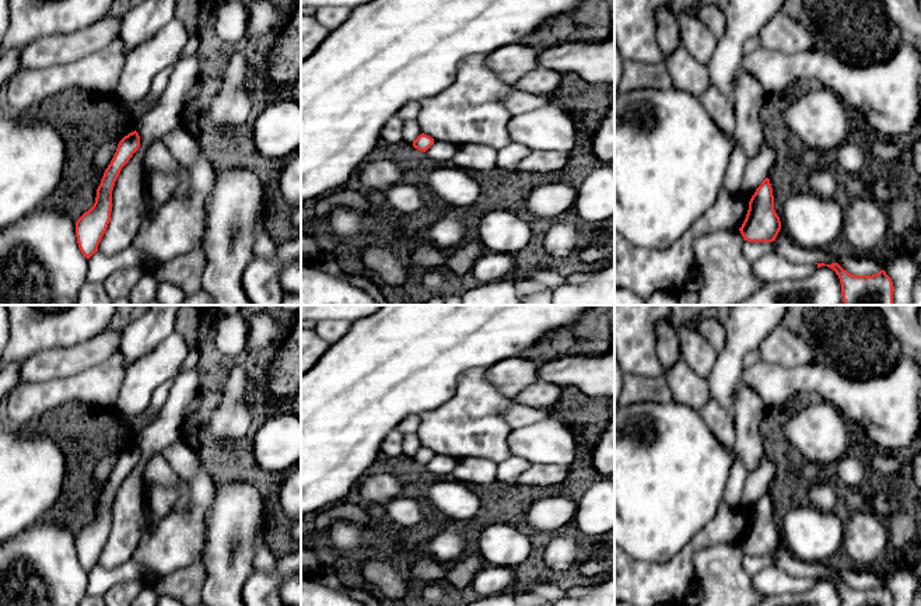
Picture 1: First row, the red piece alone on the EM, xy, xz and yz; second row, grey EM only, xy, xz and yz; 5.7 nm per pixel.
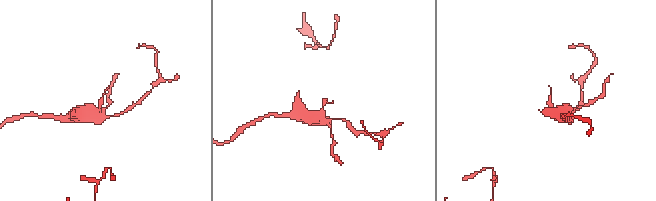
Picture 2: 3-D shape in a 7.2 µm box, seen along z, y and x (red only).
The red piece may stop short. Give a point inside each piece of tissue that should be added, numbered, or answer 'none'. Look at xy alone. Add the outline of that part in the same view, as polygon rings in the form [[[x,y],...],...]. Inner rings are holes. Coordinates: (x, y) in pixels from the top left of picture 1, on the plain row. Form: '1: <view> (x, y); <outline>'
none

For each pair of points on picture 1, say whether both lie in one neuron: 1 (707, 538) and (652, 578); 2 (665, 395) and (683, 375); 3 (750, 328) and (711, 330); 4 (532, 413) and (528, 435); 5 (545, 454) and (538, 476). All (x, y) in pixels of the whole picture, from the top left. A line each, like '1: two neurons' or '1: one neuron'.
1: one neuron
2: two neurons
3: two neurons
4: two neurons
5: two neurons

